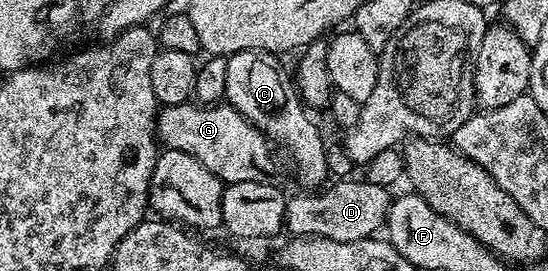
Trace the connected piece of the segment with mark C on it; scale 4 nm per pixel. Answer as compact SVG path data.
M247 50L227 55L226 82L223 97L240 115L258 127L269 142L292 157L296 178L304 188L320 188L329 181L326 152L328 146L318 127L307 114L293 75L269 50Z

